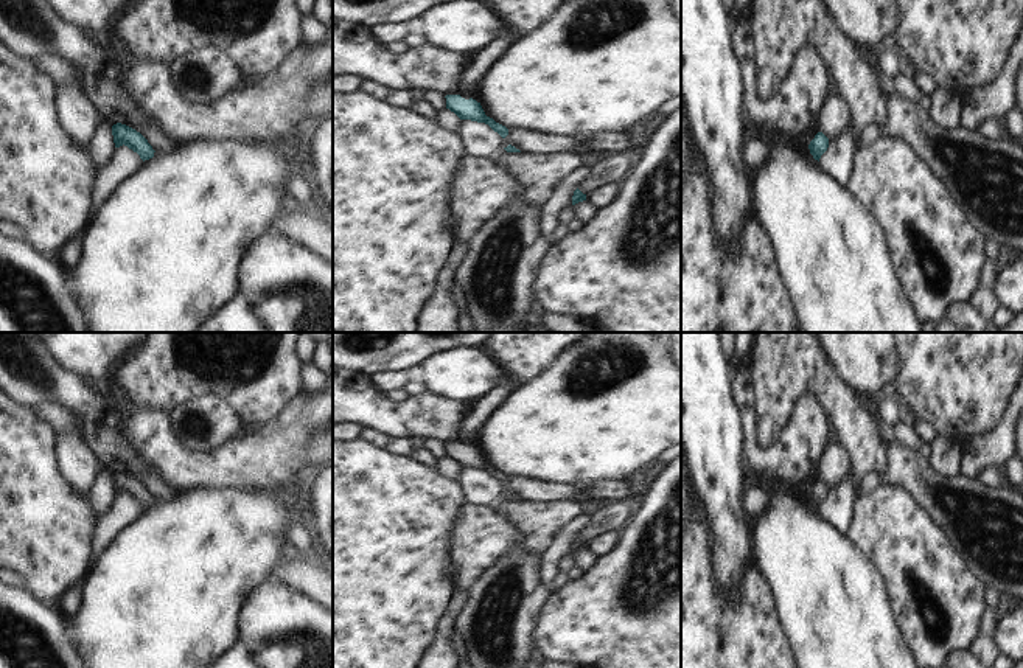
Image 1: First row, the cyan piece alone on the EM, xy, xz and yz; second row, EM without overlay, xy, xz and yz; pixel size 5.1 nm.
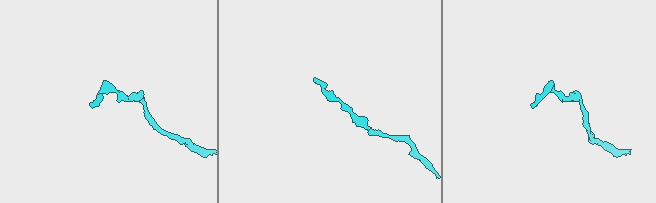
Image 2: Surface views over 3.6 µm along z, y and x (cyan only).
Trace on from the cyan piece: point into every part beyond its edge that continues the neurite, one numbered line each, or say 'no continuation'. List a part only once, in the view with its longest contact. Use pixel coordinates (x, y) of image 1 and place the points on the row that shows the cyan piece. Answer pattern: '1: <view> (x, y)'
no continuation.

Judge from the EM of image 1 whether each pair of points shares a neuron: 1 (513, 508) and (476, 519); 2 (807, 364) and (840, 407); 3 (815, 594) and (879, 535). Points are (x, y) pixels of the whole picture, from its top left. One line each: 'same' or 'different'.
1: different
2: same
3: different

